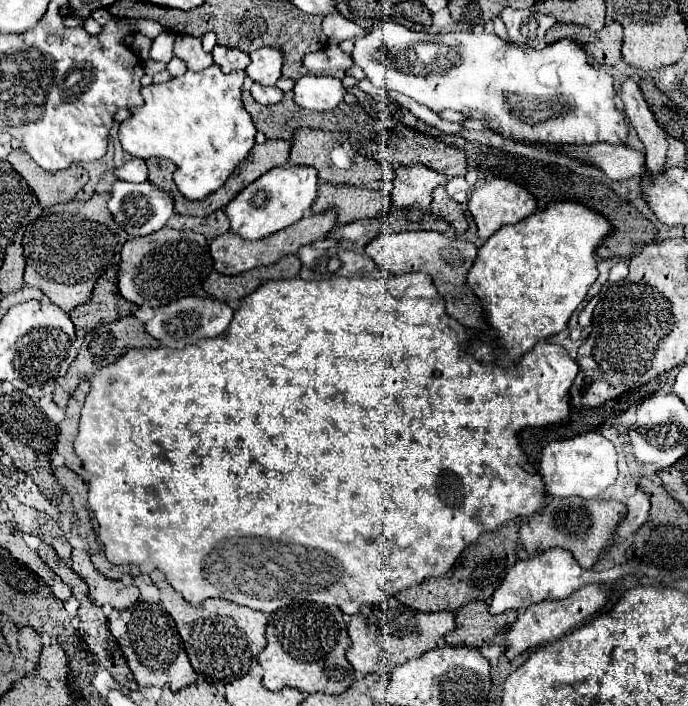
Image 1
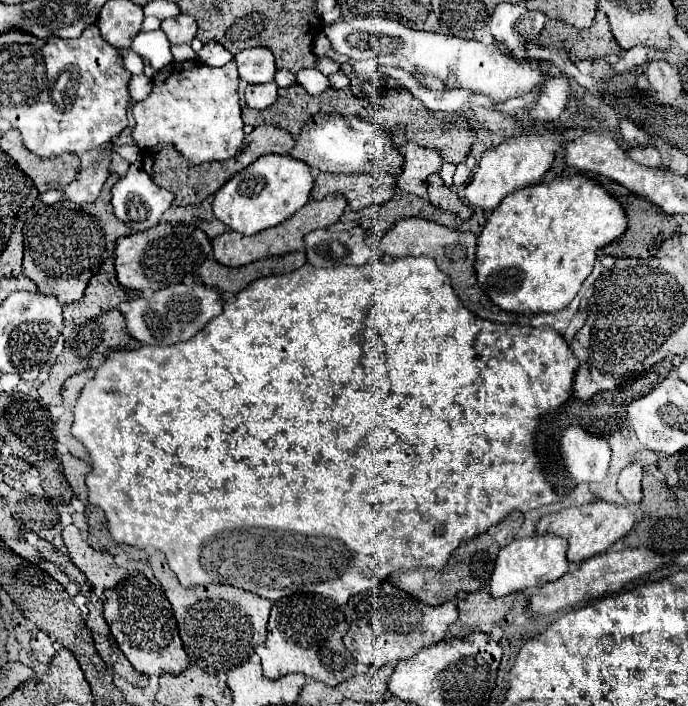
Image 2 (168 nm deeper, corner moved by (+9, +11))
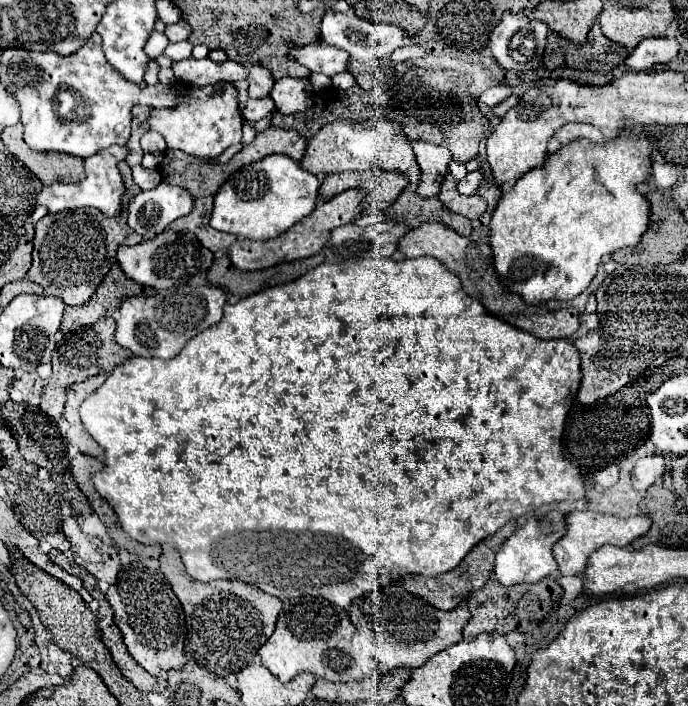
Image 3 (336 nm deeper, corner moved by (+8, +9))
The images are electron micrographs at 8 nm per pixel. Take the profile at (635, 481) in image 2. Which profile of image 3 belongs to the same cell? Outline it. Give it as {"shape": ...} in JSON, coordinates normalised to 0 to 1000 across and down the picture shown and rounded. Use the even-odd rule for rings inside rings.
{"shape":[[[942,646],[933,649],[922,666],[919,666],[919,680],[922,680],[922,691],[936,697],[945,686],[951,686],[965,669],[965,649],[962,646]]]}

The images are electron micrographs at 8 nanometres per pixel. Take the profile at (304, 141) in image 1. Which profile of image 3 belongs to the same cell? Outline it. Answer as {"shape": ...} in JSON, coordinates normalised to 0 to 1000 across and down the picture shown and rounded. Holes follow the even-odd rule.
{"shape":[[[506,167],[485,170],[471,176],[448,201],[445,218],[436,227],[436,235],[451,241],[453,246],[483,246],[483,244],[503,244],[503,241],[567,241],[584,244],[596,255],[596,269],[605,266],[610,255],[610,241],[605,232],[605,221],[596,210],[584,210],[576,204],[573,193],[555,193],[555,170],[535,170],[535,173],[512,173]]]}

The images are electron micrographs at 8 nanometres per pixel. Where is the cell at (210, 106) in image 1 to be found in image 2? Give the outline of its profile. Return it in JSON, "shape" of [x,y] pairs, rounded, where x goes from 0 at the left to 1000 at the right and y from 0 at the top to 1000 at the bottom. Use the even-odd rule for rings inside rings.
{"shape":[[[249,88],[246,93],[228,102],[219,133],[193,150],[193,167],[199,173],[193,184],[196,204],[202,204],[205,210],[225,207],[225,204],[251,204],[281,232],[339,224],[347,215],[356,195],[344,116],[347,116],[347,105],[339,88],[330,88],[321,96],[283,91],[283,88]]]}

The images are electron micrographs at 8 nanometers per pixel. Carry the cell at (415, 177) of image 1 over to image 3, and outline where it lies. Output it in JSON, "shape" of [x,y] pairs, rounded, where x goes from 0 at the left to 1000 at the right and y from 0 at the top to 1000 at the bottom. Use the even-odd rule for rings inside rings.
{"shape":[[[596,201],[596,204],[605,218],[605,229],[610,235],[610,261],[605,266],[605,275],[616,280],[634,278],[640,272],[651,227],[657,224],[654,212],[625,201]]]}

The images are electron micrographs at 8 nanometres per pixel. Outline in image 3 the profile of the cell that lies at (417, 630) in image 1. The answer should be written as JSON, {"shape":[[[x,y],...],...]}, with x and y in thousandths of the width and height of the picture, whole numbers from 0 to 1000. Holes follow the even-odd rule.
{"shape":[[[567,827],[555,836],[544,836],[532,844],[517,847],[509,856],[506,870],[517,890],[529,887],[529,890],[544,892],[547,898],[544,901],[544,909],[547,909],[544,941],[547,941],[547,949],[555,955],[581,943],[584,946],[613,943],[634,924],[669,909],[672,890],[683,878],[683,864],[674,856],[663,858],[654,867],[642,867],[625,858],[619,850],[590,839],[578,827]]]}

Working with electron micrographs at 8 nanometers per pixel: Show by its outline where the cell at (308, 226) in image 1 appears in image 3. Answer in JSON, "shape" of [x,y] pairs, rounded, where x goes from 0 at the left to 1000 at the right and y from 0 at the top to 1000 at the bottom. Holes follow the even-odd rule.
{"shape":[[[515,266],[515,269],[503,269],[497,275],[488,275],[477,286],[462,289],[456,303],[451,303],[451,309],[442,309],[427,323],[416,326],[416,331],[407,331],[404,337],[395,337],[392,343],[343,340],[331,351],[331,363],[334,363],[337,374],[346,377],[349,382],[381,382],[381,380],[390,380],[390,377],[398,377],[398,374],[407,374],[407,371],[424,371],[424,368],[456,363],[474,346],[474,337],[477,337],[483,323],[509,317],[515,309],[523,306],[523,289],[526,289],[529,278],[532,278],[532,269],[526,269],[526,266]]]}

